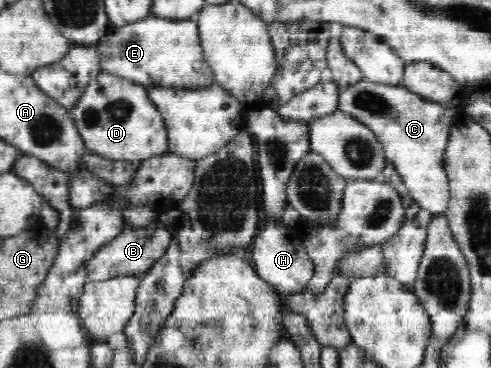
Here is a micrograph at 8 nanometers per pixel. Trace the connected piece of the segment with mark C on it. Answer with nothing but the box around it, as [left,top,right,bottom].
[338,80,460,215]

